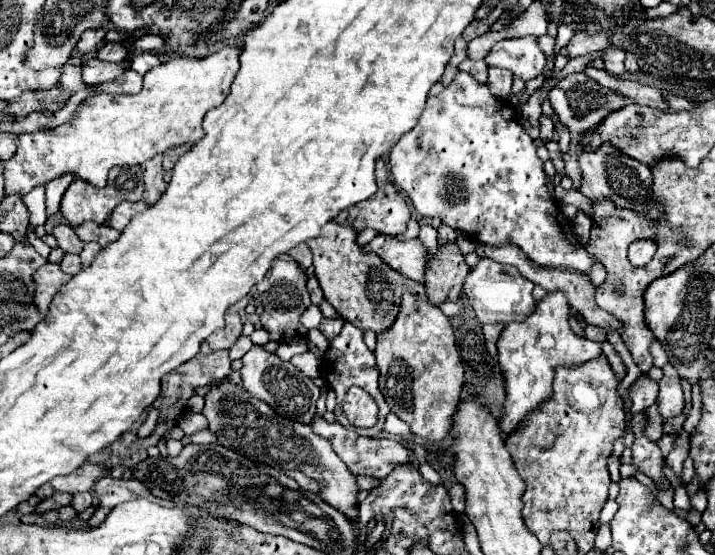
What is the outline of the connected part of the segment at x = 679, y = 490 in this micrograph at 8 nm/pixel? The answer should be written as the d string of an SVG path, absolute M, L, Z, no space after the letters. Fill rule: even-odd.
M665 465L665 469L663 469L663 471L665 471L665 477L671 481L671 485L673 485L675 493L677 493L677 495L675 495L675 507L677 507L677 509L685 509L685 511L687 511L691 505L689 505L689 497L687 497L687 493L685 493L685 489L681 487L681 483L677 481L677 477L673 475L673 471L671 471L667 465Z

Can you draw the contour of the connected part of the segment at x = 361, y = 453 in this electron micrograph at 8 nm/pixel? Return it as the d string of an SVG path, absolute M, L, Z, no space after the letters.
M315 415L311 423L313 431L317 431L321 437L329 439L333 445L333 451L345 461L349 471L353 475L371 475L375 479L387 477L397 465L409 465L411 463L411 449L395 439L385 437L361 437L355 431L347 431L341 423L327 423L323 417Z

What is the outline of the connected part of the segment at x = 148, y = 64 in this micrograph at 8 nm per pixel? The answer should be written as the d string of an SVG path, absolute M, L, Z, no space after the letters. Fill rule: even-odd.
M139 53L139 55L135 55L135 57L131 59L131 69L137 71L139 75L145 75L147 69L151 69L151 67L155 67L155 65L159 65L159 63L161 63L161 61L157 59L157 55L153 55L153 53Z

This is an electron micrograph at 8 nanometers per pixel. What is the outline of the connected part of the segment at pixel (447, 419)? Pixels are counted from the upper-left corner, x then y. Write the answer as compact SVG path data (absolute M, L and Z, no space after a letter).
M405 293L397 321L377 335L379 389L391 411L411 425L411 431L429 441L441 441L453 423L459 393L465 383L461 355L449 317L429 301L417 301Z

